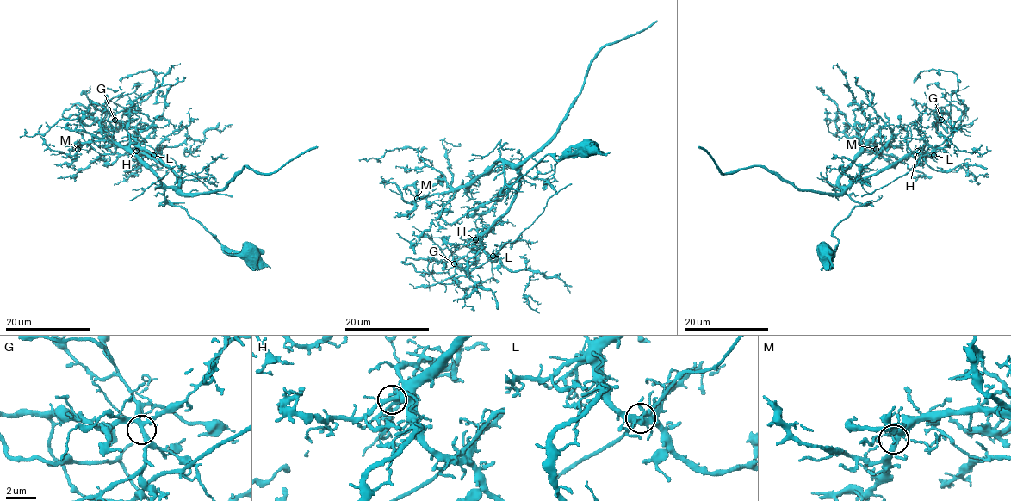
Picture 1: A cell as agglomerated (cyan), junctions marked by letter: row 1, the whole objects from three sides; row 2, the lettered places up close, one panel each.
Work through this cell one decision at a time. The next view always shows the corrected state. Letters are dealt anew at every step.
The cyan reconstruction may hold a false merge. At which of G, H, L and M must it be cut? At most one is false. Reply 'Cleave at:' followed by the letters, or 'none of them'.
Cleave at: L

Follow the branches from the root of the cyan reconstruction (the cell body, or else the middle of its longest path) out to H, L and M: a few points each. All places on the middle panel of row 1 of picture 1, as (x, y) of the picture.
H: (591, 149), (559, 160), (546, 154), (510, 185), (505, 180), (505, 163), (518, 176), (514, 201), (475, 239)
L: (591, 149), (559, 160), (546, 154), (510, 185), (504, 166), (517, 171), (518, 188), (481, 237), (493, 256)
M: (591, 149), (559, 160), (546, 154), (510, 185), (504, 163), (496, 162), (452, 192), (417, 198)

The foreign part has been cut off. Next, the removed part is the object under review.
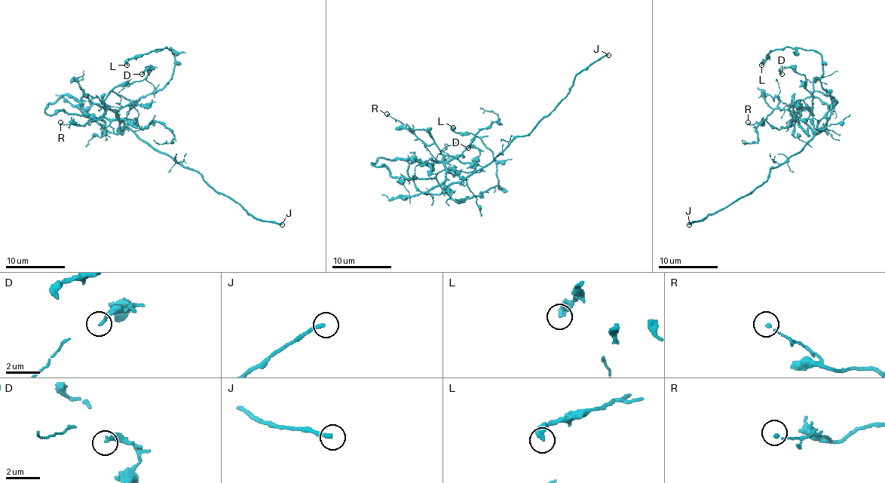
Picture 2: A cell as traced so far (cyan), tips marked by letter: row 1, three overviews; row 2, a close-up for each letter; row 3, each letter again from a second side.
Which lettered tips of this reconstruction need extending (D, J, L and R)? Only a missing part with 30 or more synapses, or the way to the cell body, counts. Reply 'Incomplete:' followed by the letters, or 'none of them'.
Incomplete: J

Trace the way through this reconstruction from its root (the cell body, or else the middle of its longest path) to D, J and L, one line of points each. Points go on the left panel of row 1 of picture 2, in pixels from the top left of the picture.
D: (71, 96), (60, 96), (45, 112), (82, 115), (113, 88), (143, 81), (153, 68), (142, 74)
J: (71, 96), (97, 117), (131, 119), (140, 128), (134, 131), (143, 140), (194, 169), (248, 214), (282, 224)
L: (71, 96), (45, 112), (82, 115), (110, 91), (154, 94), (174, 54), (154, 48), (127, 65)

